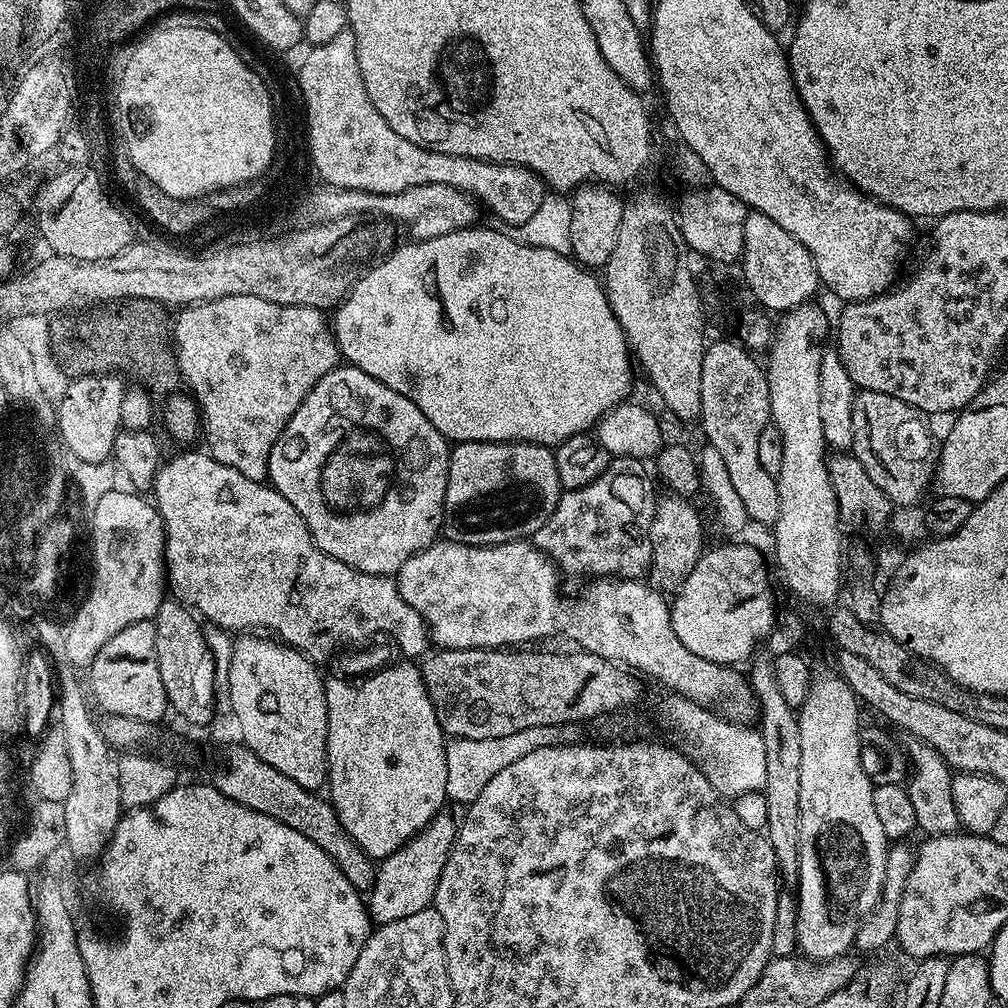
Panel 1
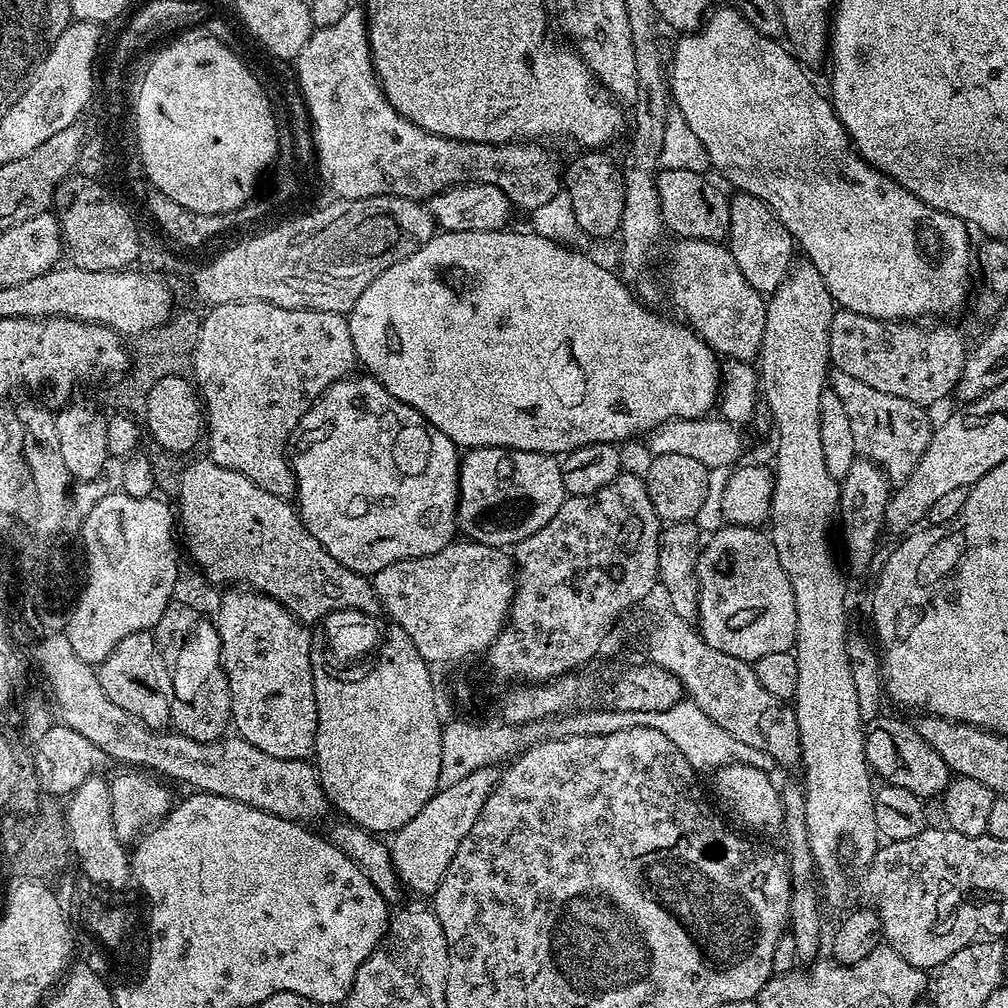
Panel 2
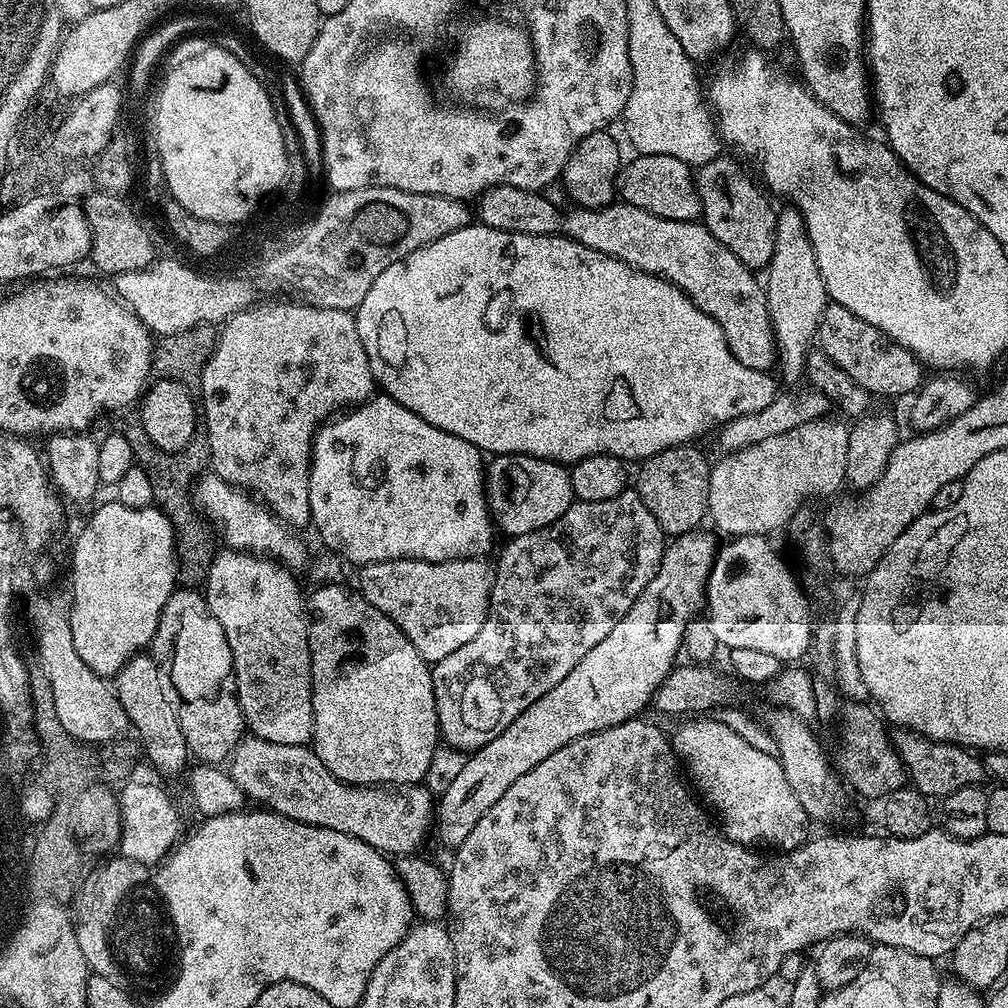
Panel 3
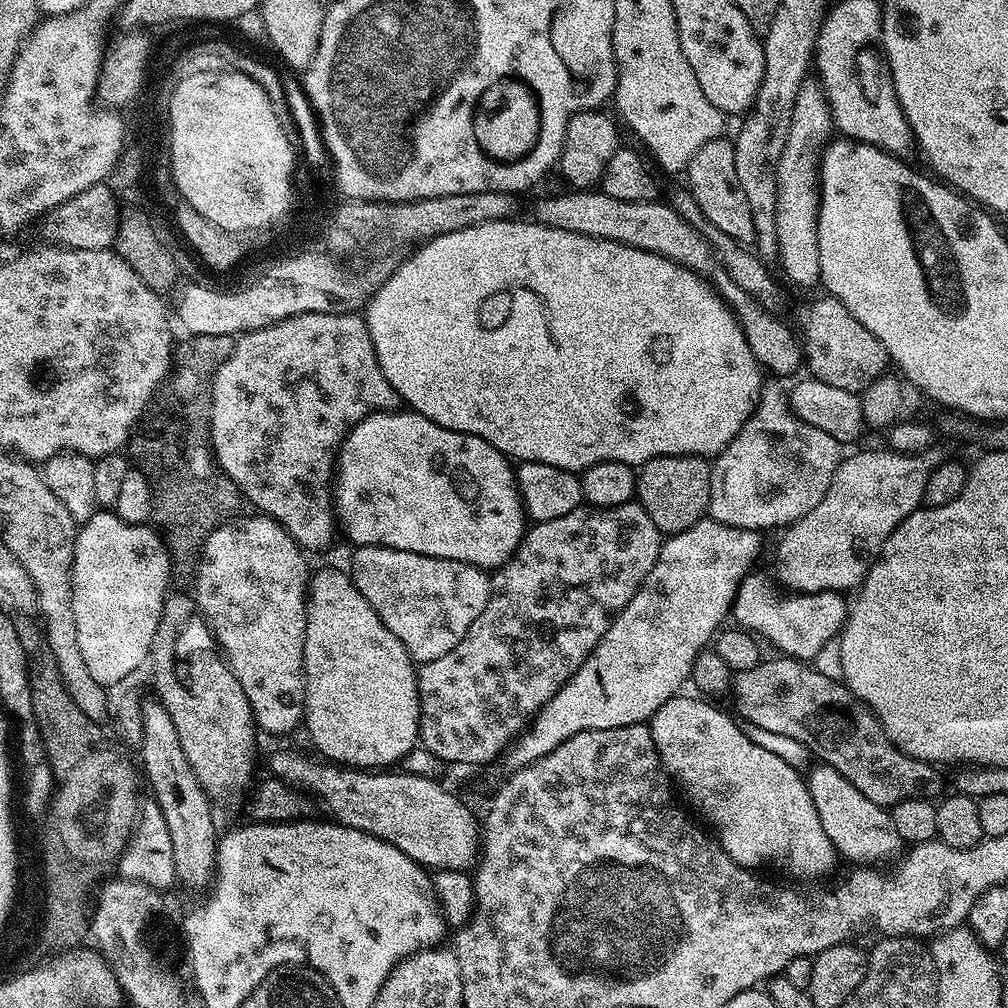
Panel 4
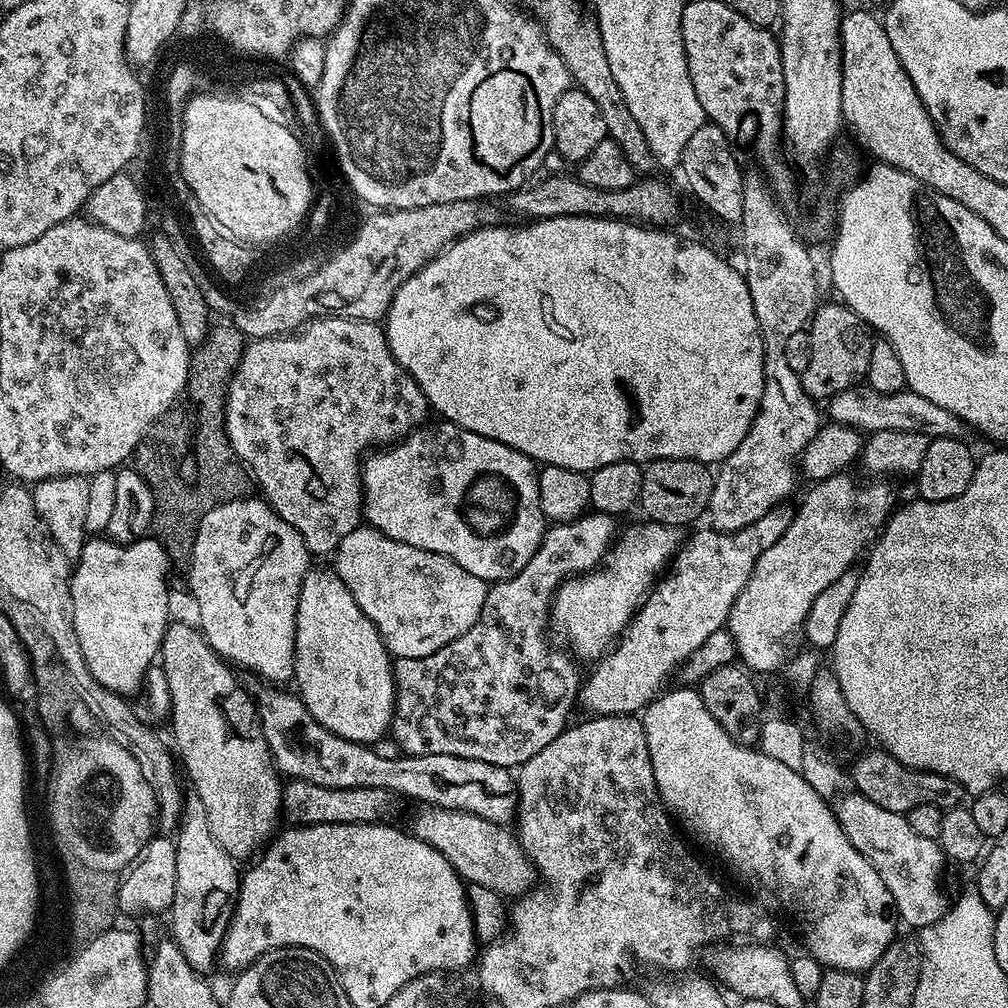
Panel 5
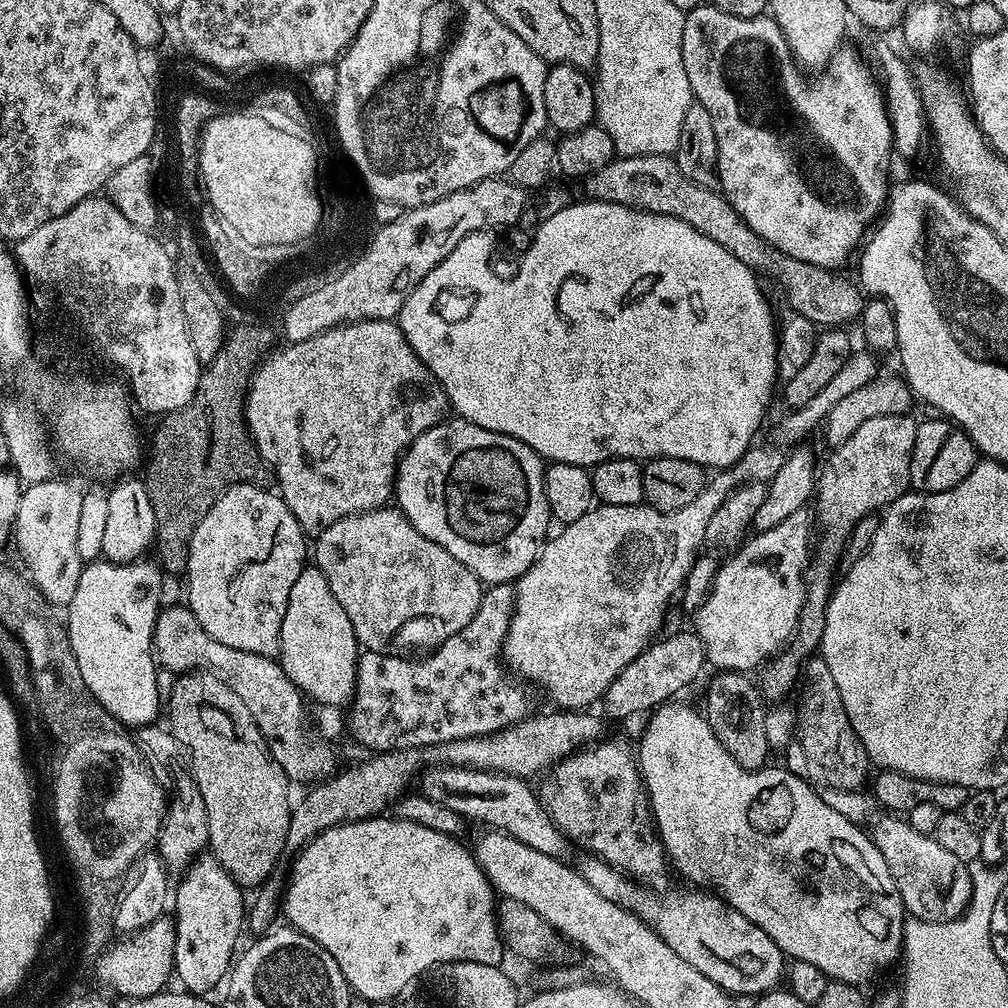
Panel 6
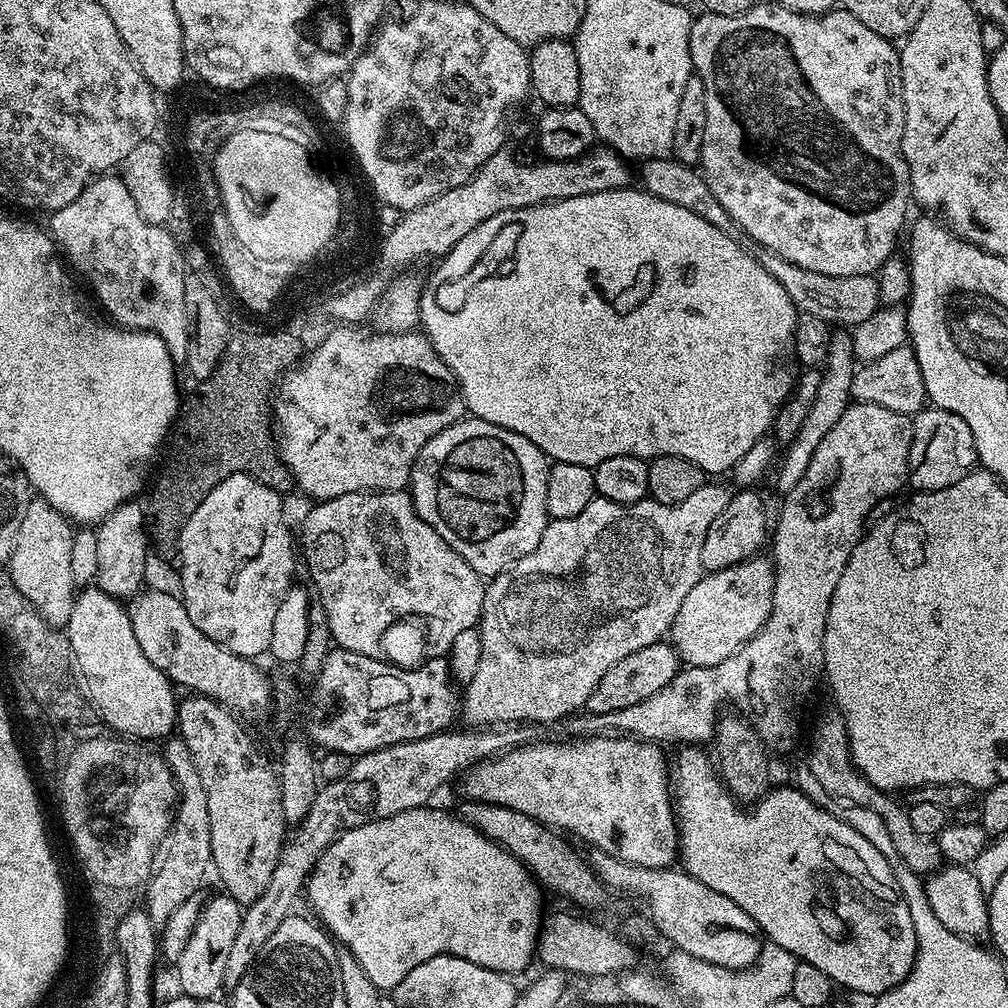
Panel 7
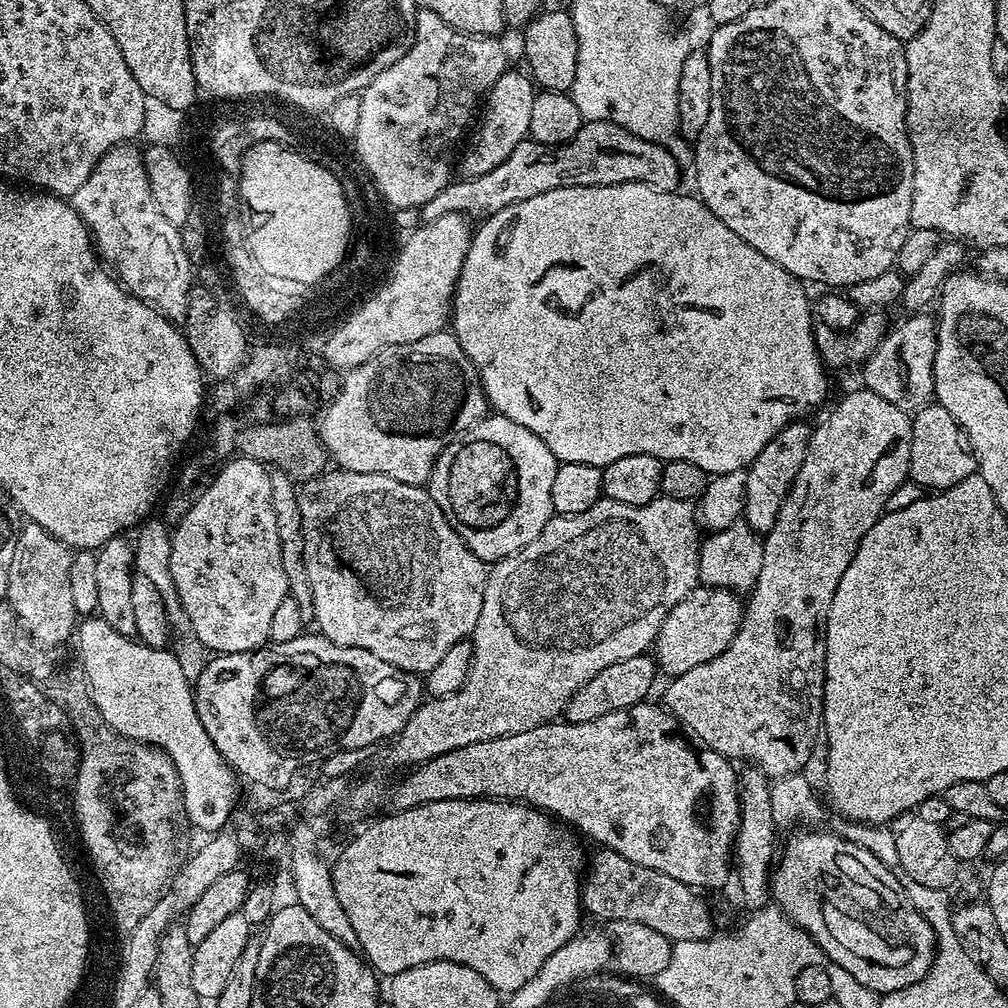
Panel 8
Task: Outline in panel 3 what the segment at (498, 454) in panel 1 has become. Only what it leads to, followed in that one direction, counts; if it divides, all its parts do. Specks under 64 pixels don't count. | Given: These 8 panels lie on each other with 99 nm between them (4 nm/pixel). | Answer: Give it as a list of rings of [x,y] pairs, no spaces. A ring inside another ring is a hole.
[[[533,456],[491,457],[486,468],[486,495],[495,527],[511,538],[542,530],[566,514],[574,502],[569,469],[554,460],[539,460]]]

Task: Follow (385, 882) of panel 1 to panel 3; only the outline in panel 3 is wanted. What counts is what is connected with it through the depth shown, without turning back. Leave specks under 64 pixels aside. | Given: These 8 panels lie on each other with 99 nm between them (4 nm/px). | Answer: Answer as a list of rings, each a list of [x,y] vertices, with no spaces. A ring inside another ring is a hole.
[[[704,531],[687,532],[675,537],[665,547],[654,578],[646,582],[646,590],[638,594],[634,606],[626,610],[622,622],[618,622],[618,626],[614,626],[614,630],[610,630],[610,634],[606,634],[606,638],[602,638],[602,642],[598,642],[598,646],[594,646],[594,650],[590,650],[590,654],[586,654],[586,658],[582,658],[578,666],[574,666],[574,670],[570,670],[570,674],[558,682],[558,686],[554,686],[554,690],[546,690],[546,694],[526,706],[526,710],[522,710],[522,714],[518,714],[518,718],[514,718],[514,722],[510,722],[510,726],[506,726],[506,730],[502,730],[494,742],[486,742],[486,746],[465,759],[462,770],[455,775],[454,782],[450,782],[446,790],[440,793],[434,808],[434,836],[440,839],[442,847],[455,850],[462,842],[466,842],[466,834],[474,830],[478,818],[482,818],[482,814],[486,814],[486,810],[490,810],[490,806],[494,806],[494,802],[498,802],[498,798],[502,798],[502,794],[506,794],[506,790],[510,790],[510,786],[514,786],[522,774],[534,770],[542,758],[550,758],[554,750],[586,734],[594,734],[598,730],[606,730],[639,717],[643,713],[640,711],[652,704],[652,695],[662,678],[666,678],[666,674],[670,674],[670,670],[678,663],[686,626],[699,613],[696,611],[699,608],[701,611],[706,604],[708,576],[716,561],[718,543],[710,533]]]

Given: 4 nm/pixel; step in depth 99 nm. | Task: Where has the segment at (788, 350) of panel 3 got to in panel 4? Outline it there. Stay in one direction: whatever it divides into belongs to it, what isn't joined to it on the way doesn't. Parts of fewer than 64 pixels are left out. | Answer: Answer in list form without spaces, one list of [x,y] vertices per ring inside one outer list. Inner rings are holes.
[[[803,86],[794,102],[786,146],[778,158],[778,206],[776,207],[776,245],[780,268],[800,288],[821,283],[818,254],[818,218],[820,217],[820,157],[833,135],[832,111],[819,86]]]

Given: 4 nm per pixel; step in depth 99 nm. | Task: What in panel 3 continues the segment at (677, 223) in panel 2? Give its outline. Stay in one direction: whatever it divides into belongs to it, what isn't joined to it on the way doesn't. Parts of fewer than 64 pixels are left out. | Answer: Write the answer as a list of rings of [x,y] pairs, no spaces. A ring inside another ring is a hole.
[[[636,154],[633,157],[616,175],[616,196],[623,203],[671,220],[701,219],[696,178],[689,164],[678,162],[678,158],[670,158],[670,154]]]

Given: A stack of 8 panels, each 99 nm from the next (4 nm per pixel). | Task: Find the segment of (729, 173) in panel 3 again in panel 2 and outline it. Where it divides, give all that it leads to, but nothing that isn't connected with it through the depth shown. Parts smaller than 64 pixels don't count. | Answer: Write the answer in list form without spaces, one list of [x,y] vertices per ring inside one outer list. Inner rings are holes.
[[[736,192],[728,201],[726,247],[734,262],[738,262],[742,278],[746,278],[746,282],[762,294],[771,294],[794,263],[794,238],[766,206],[766,202],[754,198],[749,192]]]

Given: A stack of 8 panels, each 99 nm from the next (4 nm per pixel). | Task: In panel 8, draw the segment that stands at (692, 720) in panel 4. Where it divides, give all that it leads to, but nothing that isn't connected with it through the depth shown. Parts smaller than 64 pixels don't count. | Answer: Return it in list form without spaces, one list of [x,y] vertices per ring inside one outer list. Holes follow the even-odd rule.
[[[802,832],[793,848],[783,849],[770,881],[771,899],[812,936],[831,963],[842,966],[855,981],[879,994],[914,986],[926,978],[936,957],[936,935],[930,922],[908,901],[900,876],[889,865],[878,862],[870,850],[828,832]]]

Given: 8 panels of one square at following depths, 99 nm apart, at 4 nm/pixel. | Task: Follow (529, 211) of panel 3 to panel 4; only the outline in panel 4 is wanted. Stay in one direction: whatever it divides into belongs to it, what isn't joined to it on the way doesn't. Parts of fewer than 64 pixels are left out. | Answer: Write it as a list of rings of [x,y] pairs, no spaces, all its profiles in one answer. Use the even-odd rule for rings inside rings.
[[[566,190],[560,196],[545,195],[544,200],[540,200],[536,204],[535,223],[545,224],[551,228],[561,228],[562,230],[570,230],[574,234],[586,234],[594,238],[602,238],[603,240],[613,240],[619,244],[629,244],[638,250],[646,250],[647,252],[657,252],[660,256],[670,258],[675,264],[681,264],[683,268],[689,268],[692,272],[710,275],[710,283],[717,292],[720,293],[725,304],[729,305],[733,312],[736,313],[737,320],[743,322],[746,327],[744,333],[750,342],[750,350],[754,354],[754,358],[760,364],[761,369],[773,372],[776,376],[792,376],[795,377],[796,371],[802,368],[802,344],[796,336],[783,324],[775,315],[765,314],[758,307],[758,303],[753,296],[748,296],[746,290],[742,290],[738,286],[738,282],[734,282],[730,278],[730,274],[718,266],[718,261],[713,253],[708,239],[700,233],[694,226],[686,223],[679,214],[672,209],[671,203],[657,202],[656,200],[639,200],[638,202],[626,202],[618,198],[610,198],[607,194],[599,190]]]

